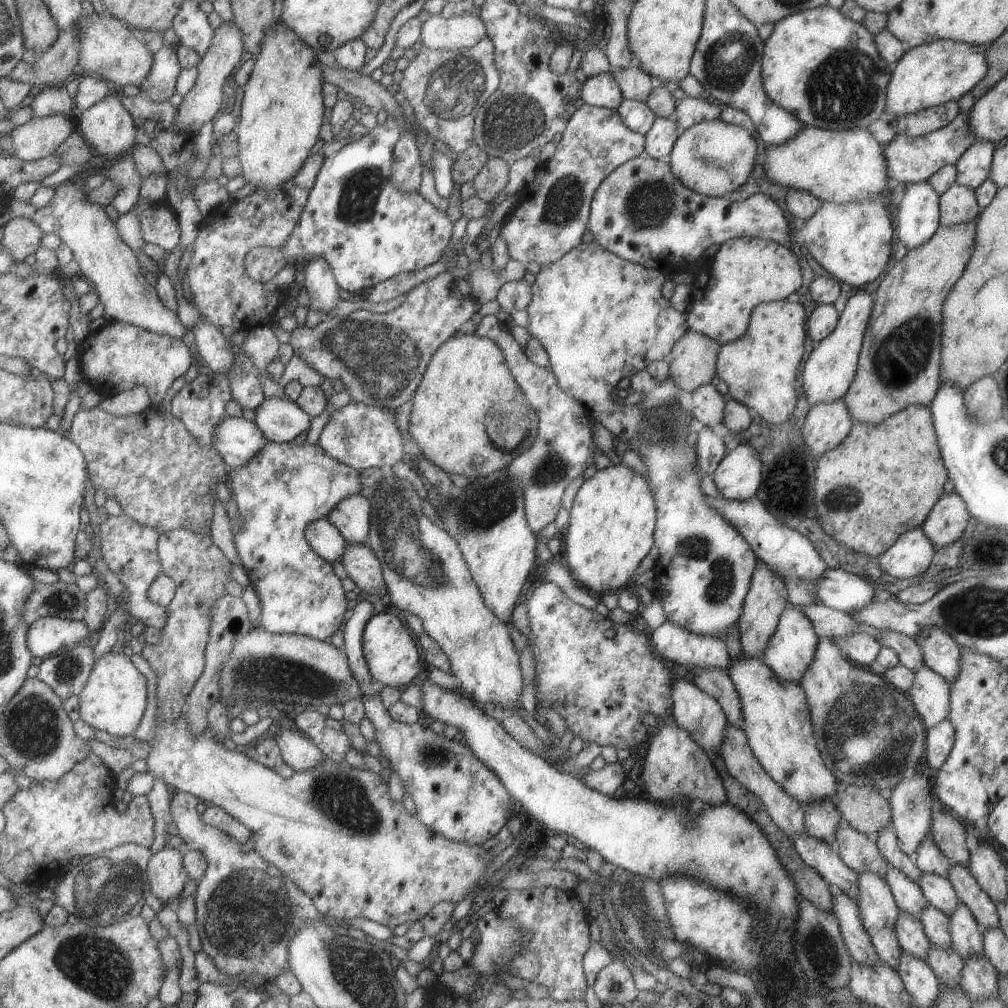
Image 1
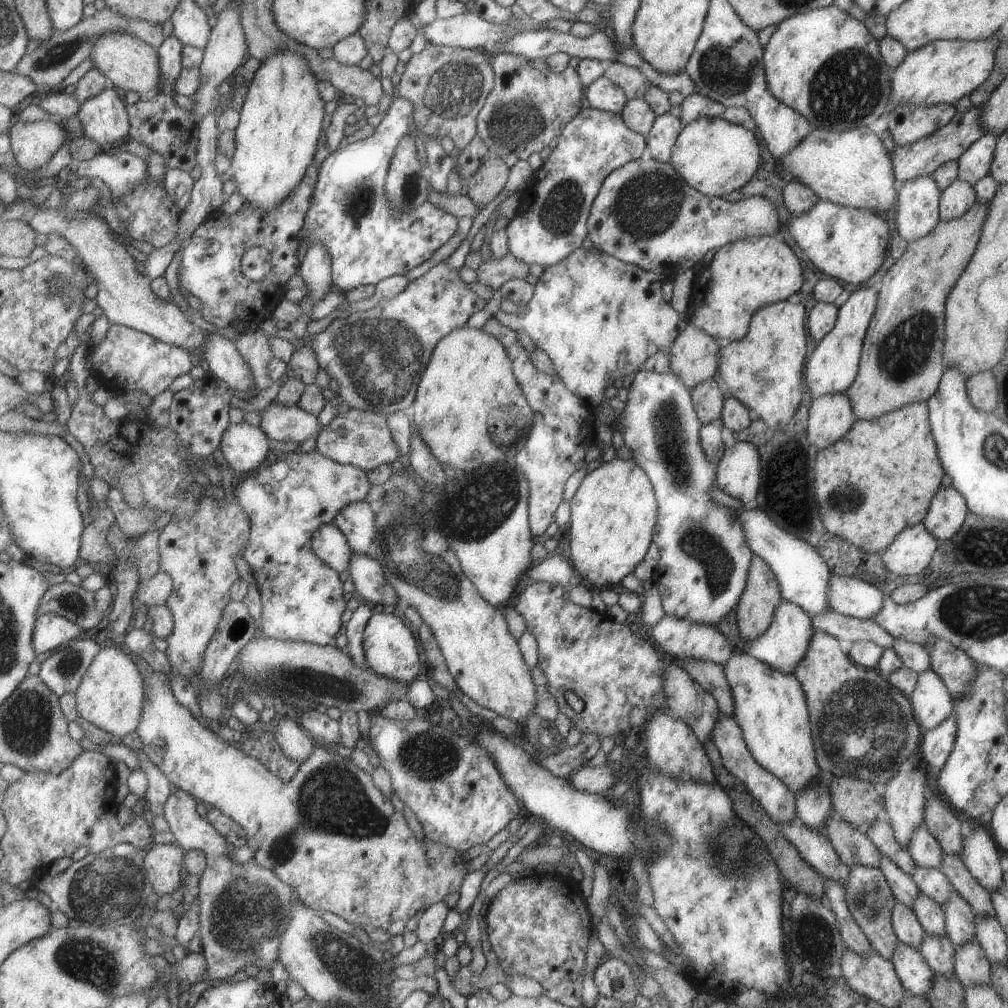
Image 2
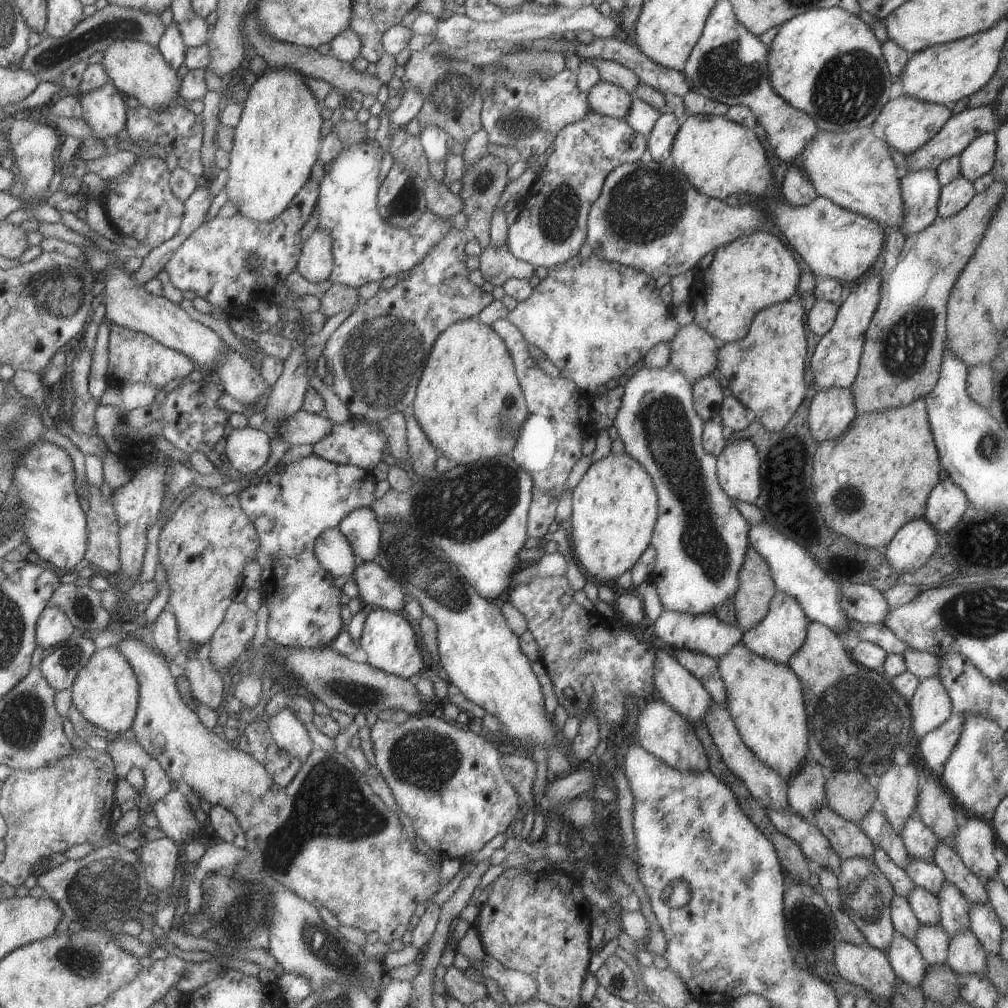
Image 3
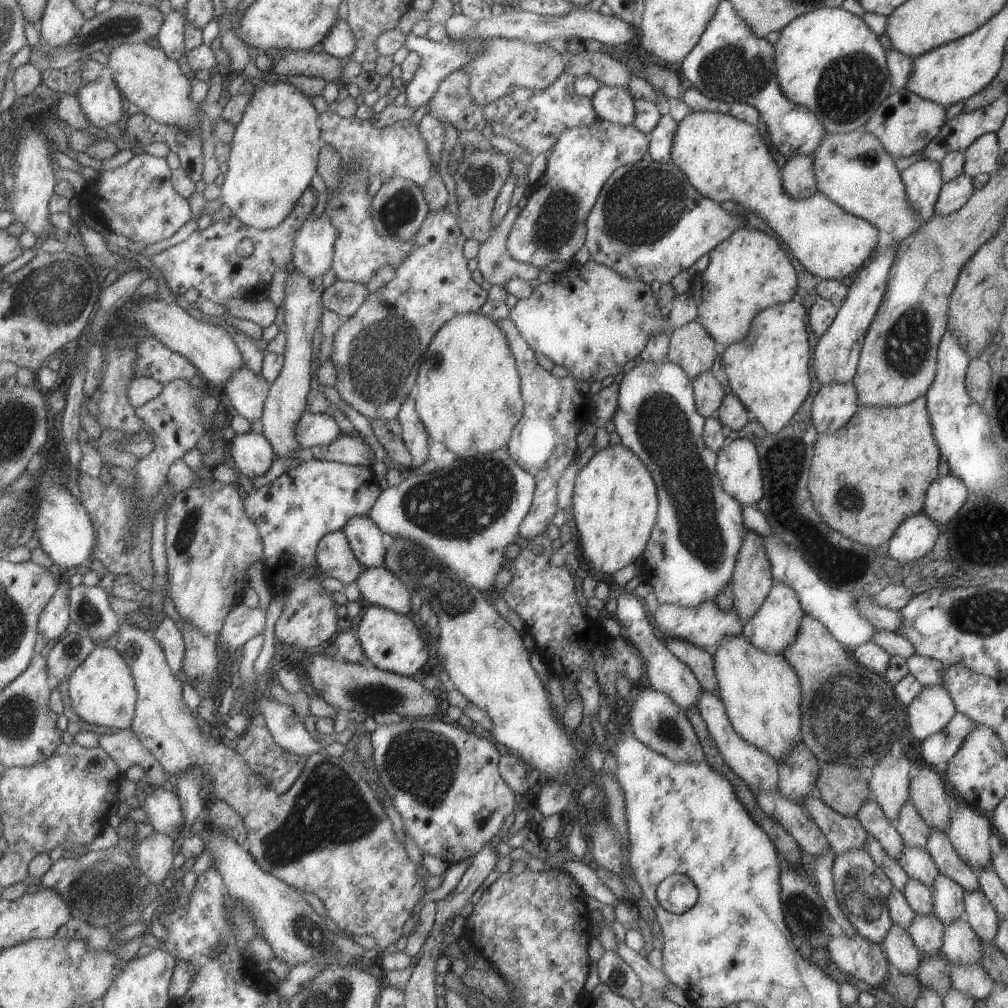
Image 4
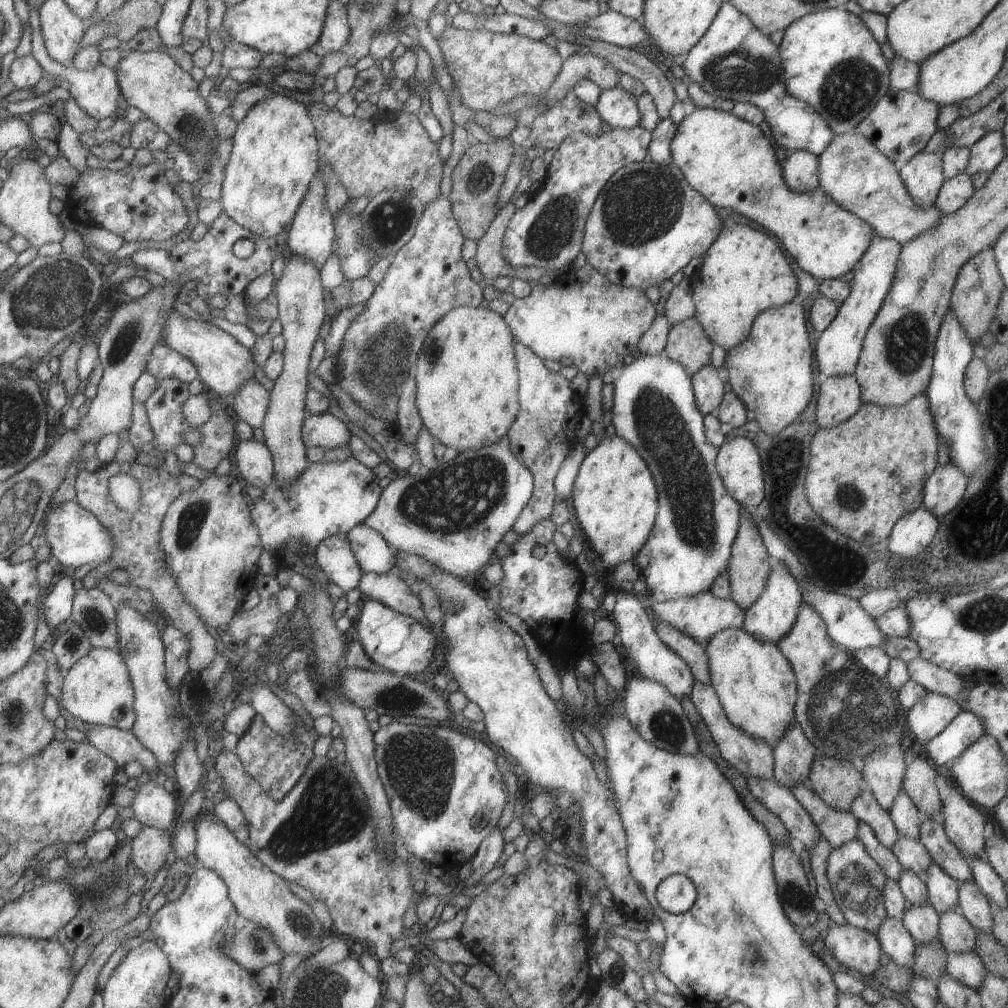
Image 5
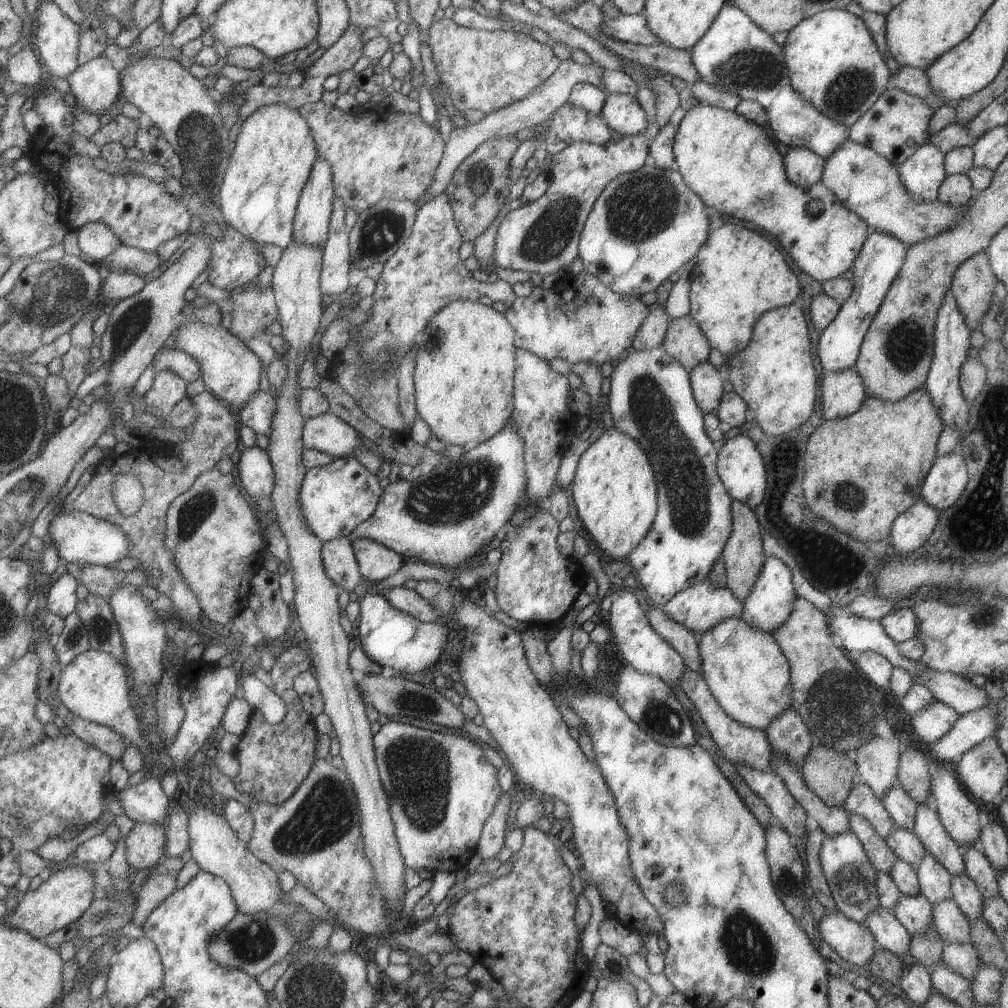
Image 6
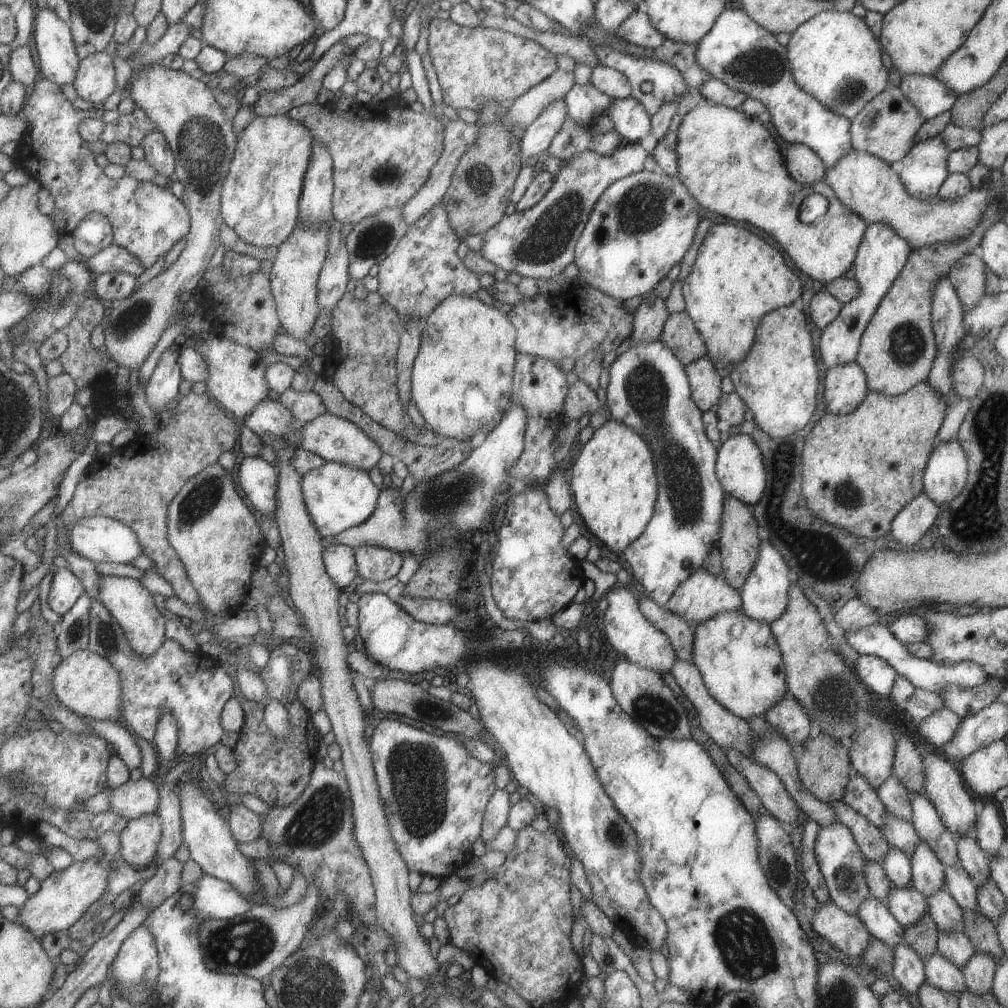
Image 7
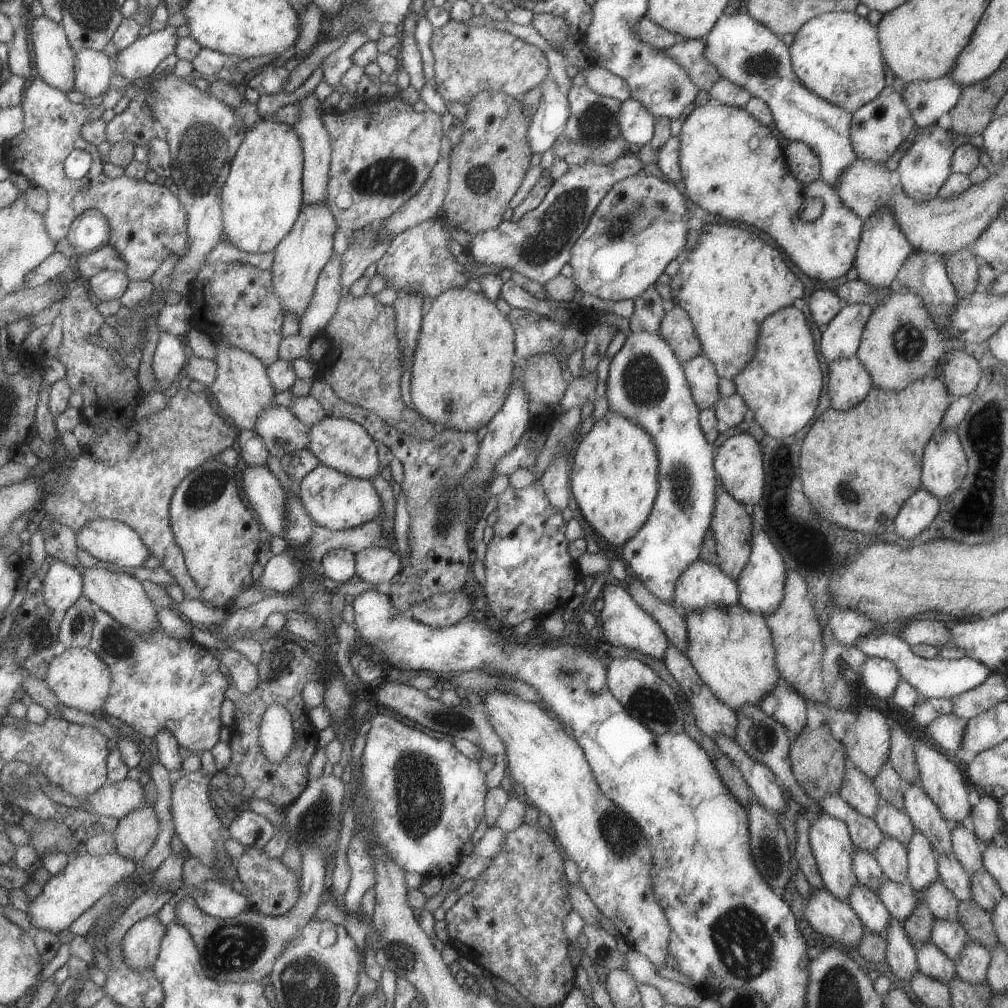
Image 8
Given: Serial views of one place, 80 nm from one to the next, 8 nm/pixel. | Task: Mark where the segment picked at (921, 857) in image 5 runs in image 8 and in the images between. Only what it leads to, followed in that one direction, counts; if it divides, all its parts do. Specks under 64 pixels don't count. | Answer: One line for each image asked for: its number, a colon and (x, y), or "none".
6: (904, 844)
7: (900, 834)
8: (893, 823)

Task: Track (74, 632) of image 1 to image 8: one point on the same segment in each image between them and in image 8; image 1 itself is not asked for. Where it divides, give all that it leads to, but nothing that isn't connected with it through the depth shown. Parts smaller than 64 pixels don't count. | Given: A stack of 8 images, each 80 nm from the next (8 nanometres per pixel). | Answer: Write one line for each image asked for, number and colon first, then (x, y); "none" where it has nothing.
2: (51, 630)
3: (55, 628)
4: (55, 619)
5: (58, 605)
6: (62, 598)
7: (66, 588)
8: (64, 584)

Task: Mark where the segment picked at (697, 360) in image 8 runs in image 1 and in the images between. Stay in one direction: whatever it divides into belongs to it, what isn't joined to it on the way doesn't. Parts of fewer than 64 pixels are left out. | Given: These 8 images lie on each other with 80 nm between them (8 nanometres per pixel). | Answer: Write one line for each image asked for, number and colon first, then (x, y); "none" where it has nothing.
1: (707, 405)
2: (707, 399)
3: (706, 392)
4: (708, 394)
5: (707, 388)
6: (706, 385)
7: (704, 382)

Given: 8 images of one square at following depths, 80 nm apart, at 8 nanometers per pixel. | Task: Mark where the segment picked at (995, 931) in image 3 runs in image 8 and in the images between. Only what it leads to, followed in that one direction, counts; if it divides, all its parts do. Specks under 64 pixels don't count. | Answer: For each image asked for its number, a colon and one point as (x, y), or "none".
4: (978, 913)
5: (974, 906)
6: (965, 893)
7: (962, 888)
8: (951, 874)

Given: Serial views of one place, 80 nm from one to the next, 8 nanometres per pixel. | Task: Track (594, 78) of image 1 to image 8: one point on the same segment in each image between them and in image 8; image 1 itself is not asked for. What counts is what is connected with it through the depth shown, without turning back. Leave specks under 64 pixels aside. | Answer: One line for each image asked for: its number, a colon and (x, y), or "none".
2: (602, 94)
3: (604, 98)
4: (614, 104)
5: (616, 107)
6: (622, 113)
7: (630, 121)
8: (636, 124)

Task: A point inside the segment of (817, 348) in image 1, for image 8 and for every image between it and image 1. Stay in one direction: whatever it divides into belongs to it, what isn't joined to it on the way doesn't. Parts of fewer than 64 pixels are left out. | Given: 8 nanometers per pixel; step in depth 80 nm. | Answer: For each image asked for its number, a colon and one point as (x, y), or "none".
2: (832, 366)
3: (834, 362)
4: (835, 358)
5: (837, 349)
6: (874, 268)
7: (881, 254)
8: (882, 249)

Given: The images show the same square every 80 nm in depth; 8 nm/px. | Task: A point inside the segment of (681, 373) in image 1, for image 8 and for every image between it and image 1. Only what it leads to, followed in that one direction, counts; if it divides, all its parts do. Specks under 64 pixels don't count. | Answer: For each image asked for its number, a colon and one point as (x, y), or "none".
2: (692, 358)
3: (693, 350)
4: (690, 347)
5: (686, 343)
6: (684, 341)
7: (679, 335)
8: (676, 329)

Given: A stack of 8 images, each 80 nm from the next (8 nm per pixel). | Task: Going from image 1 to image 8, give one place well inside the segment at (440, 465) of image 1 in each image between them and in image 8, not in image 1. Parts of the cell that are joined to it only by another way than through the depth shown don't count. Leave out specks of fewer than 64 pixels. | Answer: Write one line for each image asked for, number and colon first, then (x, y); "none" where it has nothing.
2: (468, 410)
3: (468, 402)
4: (467, 396)
5: (466, 384)
6: (464, 363)
7: (461, 379)
8: (463, 365)

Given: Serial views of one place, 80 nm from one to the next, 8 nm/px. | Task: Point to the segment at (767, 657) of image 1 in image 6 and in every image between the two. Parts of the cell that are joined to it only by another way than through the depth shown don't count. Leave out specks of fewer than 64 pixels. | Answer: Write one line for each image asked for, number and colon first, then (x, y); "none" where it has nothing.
2: (782, 646)
3: (782, 631)
4: (775, 625)
5: (770, 617)
6: (770, 602)

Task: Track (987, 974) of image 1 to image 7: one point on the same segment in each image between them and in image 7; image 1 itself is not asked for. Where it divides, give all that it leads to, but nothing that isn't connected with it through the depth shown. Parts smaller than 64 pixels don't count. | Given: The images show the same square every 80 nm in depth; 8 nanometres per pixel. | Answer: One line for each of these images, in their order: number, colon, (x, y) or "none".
2: (971, 967)
3: (965, 955)
4: (961, 946)
5: (956, 935)
6: (952, 925)
7: (947, 915)

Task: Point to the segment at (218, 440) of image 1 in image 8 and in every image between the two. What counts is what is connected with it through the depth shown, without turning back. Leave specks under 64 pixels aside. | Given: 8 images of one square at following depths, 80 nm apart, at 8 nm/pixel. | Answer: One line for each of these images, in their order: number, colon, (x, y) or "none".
2: (242, 447)
3: (247, 449)
4: (252, 454)
5: (254, 461)
6: (255, 472)
7: (257, 479)
8: (266, 497)

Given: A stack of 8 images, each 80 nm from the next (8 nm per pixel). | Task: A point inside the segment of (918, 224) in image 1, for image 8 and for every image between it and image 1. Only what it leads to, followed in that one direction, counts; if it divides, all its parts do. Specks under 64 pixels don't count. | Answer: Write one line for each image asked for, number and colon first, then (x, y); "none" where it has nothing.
2: (916, 210)
3: (920, 189)
4: (921, 180)
5: (922, 175)
6: (921, 174)
7: (923, 169)
8: (925, 166)

